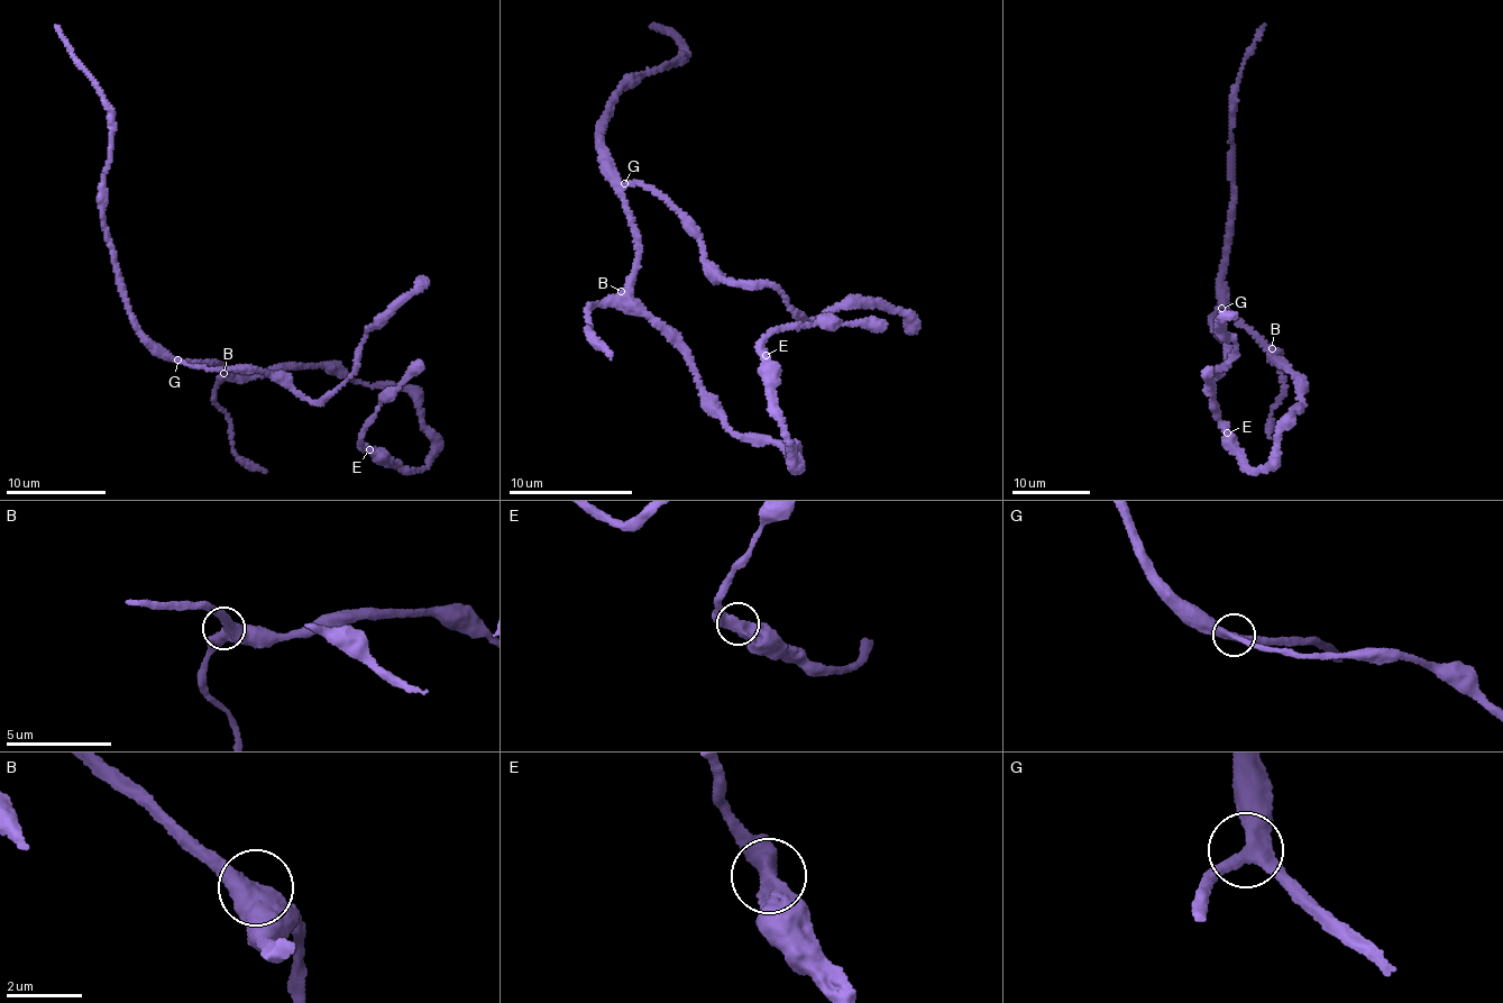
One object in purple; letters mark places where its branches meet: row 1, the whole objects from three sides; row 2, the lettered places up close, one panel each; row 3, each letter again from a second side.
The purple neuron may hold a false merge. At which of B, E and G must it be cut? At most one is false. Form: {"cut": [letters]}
{"cut": ["E"]}

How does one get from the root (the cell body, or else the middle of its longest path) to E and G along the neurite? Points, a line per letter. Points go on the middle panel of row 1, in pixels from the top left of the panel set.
E: (632, 299), (686, 357), (733, 434), (791, 446), (788, 456), (793, 462), (767, 355)
G: (632, 299), (630, 286), (639, 254), (624, 183)

